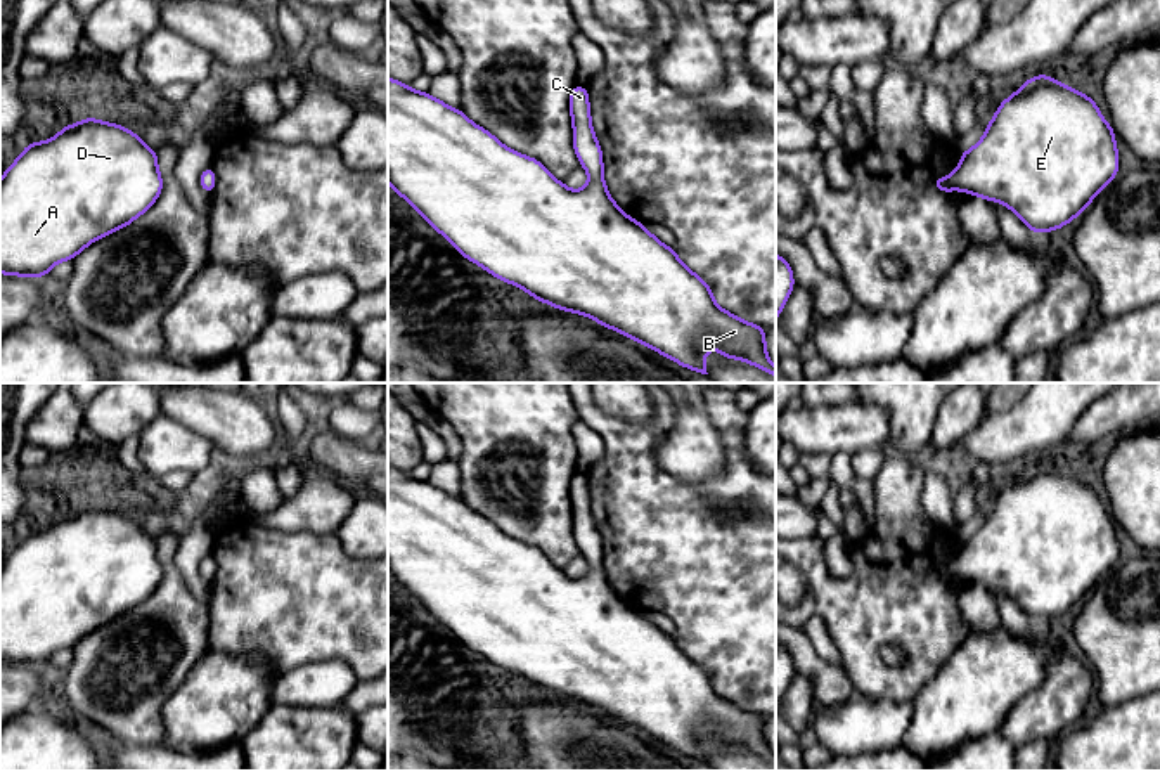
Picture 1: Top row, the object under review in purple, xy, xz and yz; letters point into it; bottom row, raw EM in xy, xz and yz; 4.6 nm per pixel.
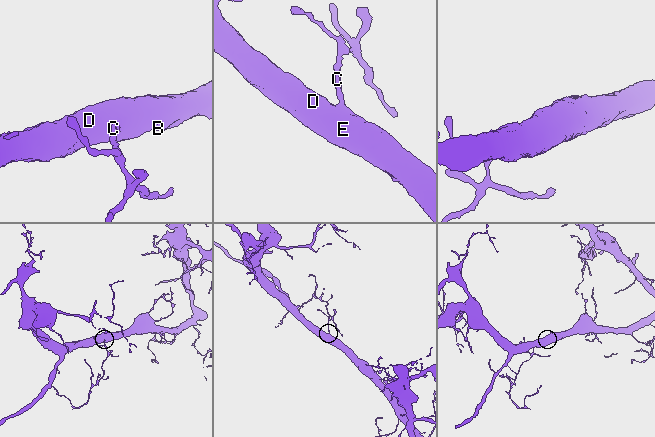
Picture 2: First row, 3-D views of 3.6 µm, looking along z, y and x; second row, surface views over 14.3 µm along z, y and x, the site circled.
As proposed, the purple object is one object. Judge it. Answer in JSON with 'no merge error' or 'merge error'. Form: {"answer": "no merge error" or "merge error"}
{"answer": "no merge error"}

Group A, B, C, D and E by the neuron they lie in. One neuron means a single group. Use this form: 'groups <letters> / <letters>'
groups A B C D E

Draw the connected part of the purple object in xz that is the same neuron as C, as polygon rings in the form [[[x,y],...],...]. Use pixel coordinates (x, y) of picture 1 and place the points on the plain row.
[[[388,464],[388,572],[462,645],[497,667],[525,677],[532,686],[590,705],[701,762],[708,762],[706,740],[717,736],[724,747],[739,747],[776,766],[776,754],[767,743],[765,717],[720,696],[713,690],[712,676],[680,650],[675,638],[648,620],[644,612],[623,601],[608,582],[603,565],[603,539],[592,518],[587,475],[578,471],[573,475],[570,502],[573,537],[580,554],[589,561],[589,572],[578,579],[571,579],[554,567],[538,547],[506,535],[461,497]]]

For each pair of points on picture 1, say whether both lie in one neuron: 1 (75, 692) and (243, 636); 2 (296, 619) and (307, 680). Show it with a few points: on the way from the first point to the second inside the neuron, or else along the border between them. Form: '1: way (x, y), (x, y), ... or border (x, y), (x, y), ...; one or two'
1: border (208, 607), (206, 648); two
2: border (347, 664), (341, 659), (317, 659), (277, 674); two

